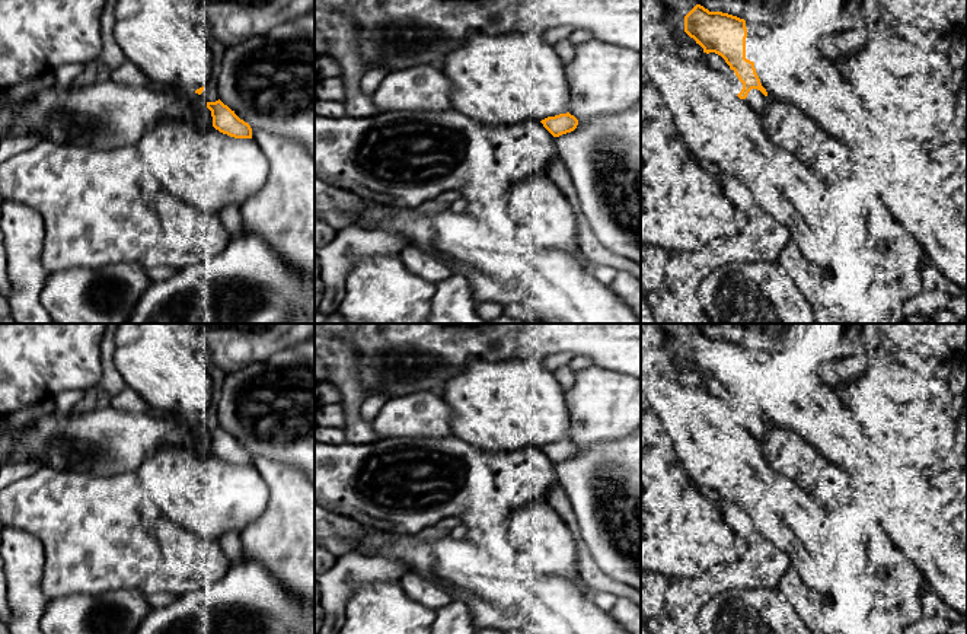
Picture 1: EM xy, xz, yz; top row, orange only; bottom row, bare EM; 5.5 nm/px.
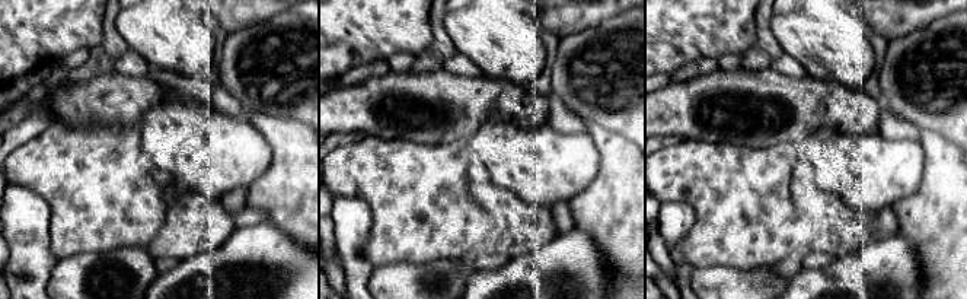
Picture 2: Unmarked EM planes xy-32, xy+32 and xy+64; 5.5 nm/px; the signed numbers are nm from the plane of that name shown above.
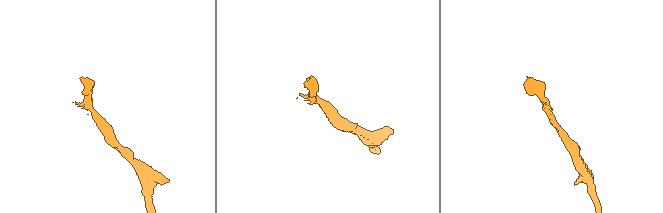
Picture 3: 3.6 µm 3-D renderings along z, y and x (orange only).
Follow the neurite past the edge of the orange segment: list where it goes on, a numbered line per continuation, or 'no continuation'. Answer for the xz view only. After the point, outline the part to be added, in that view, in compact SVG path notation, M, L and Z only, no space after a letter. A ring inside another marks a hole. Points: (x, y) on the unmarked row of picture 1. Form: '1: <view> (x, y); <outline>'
no continuation

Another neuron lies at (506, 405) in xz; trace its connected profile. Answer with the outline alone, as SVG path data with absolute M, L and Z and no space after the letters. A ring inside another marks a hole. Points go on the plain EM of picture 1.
M472 360L443 386L451 410L453 436L486 452L514 452L567 440L569 412L565 394L542 360Z

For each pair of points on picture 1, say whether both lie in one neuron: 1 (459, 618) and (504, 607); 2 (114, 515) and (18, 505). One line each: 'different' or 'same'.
1: different
2: same

